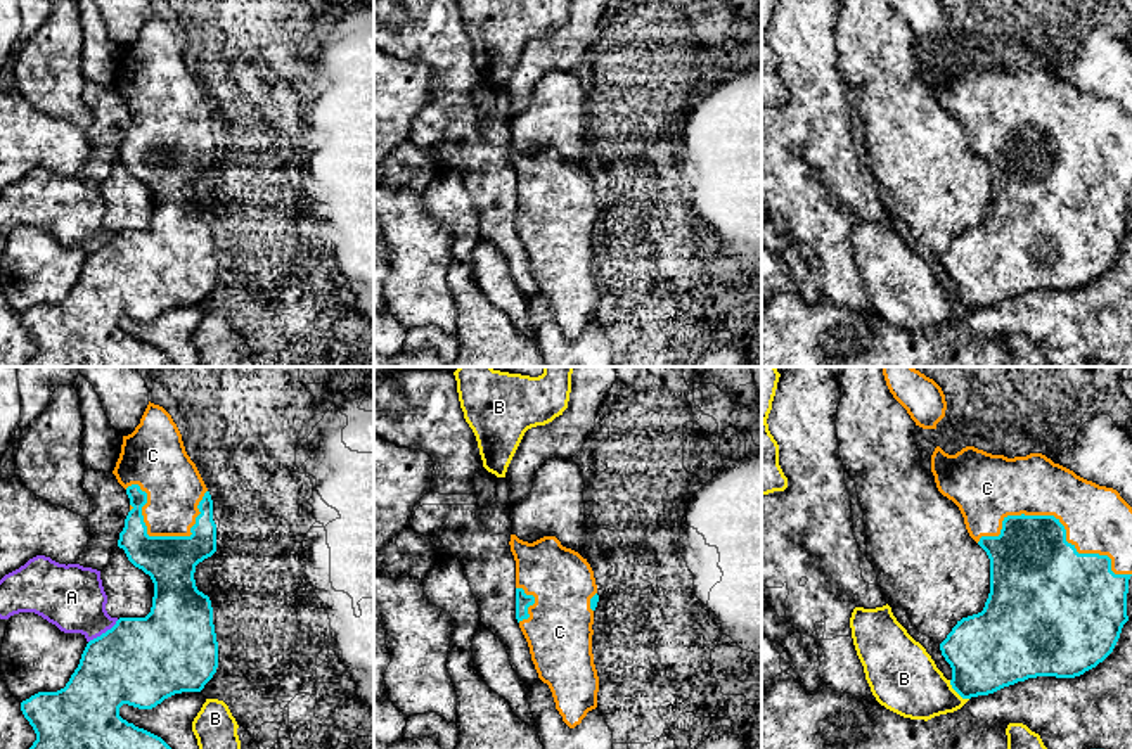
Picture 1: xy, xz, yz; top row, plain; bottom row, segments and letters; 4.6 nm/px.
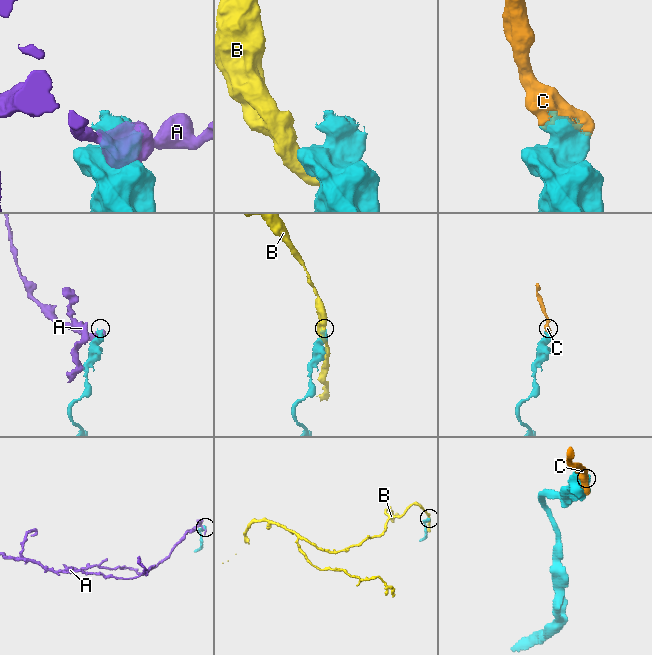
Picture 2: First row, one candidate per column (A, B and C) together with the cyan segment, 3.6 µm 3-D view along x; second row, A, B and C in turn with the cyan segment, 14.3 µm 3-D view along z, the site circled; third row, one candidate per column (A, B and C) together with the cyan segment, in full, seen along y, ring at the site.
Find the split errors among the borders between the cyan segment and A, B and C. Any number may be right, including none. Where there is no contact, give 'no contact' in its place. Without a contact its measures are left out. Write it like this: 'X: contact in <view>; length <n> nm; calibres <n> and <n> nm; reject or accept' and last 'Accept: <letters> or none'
A: contact in xy; length 180 nm; calibres 420 and 300 nm; reject
B: contact in yz; length 130 nm; calibres 360 and 320 nm; reject
C: contact in yz; length 750 nm; calibres 400 and 300 nm; accept
Accept: C

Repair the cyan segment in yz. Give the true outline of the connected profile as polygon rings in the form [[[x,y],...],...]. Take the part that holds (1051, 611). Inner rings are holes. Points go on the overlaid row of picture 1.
[[[936,446],[931,472],[938,491],[959,507],[969,536],[990,559],[990,593],[983,611],[957,621],[940,643],[952,668],[952,688],[971,699],[1037,676],[1075,678],[1103,663],[1129,621],[1132,507],[1120,493],[1077,476],[1042,453],[1007,458],[966,446],[949,455]]]

